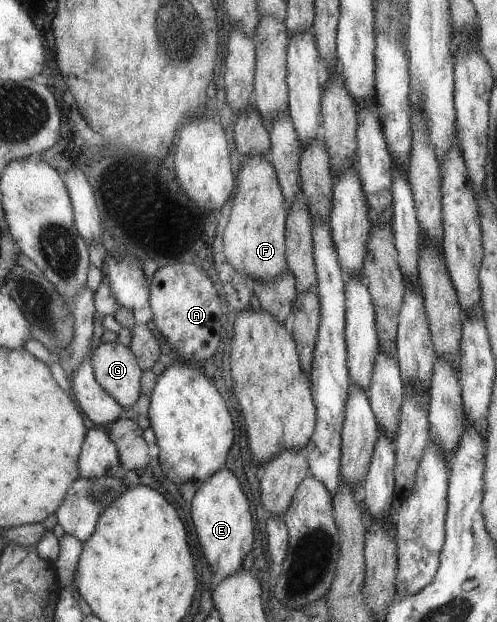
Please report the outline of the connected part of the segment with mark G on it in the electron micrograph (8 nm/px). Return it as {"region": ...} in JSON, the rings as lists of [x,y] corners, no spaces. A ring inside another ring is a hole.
{"region":[[[100,342],[89,357],[95,380],[121,406],[131,407],[140,395],[140,365],[128,346],[118,342]]]}

